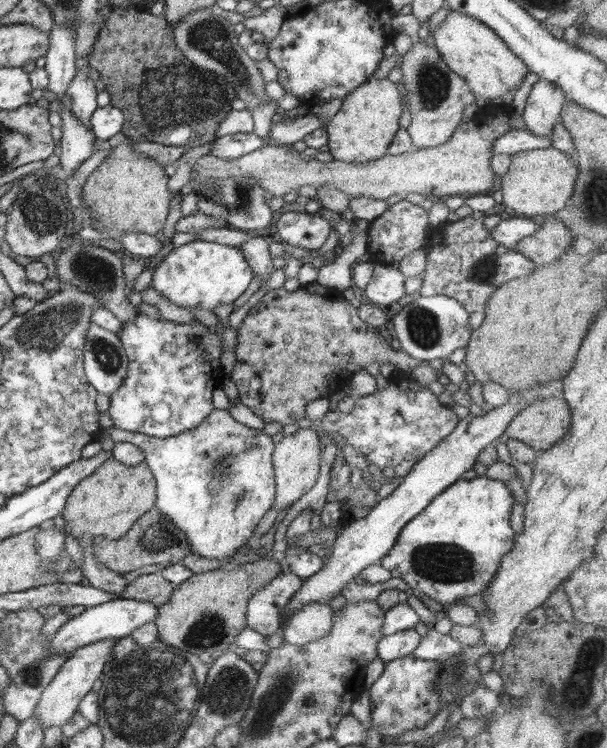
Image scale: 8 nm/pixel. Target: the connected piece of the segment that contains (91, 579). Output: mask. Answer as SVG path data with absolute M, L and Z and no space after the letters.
M82 536L76 540L78 540L80 546L83 547L81 571L85 576L85 583L112 593L121 593L124 591L128 586L128 581L124 576L99 564L96 556L93 555L93 537Z

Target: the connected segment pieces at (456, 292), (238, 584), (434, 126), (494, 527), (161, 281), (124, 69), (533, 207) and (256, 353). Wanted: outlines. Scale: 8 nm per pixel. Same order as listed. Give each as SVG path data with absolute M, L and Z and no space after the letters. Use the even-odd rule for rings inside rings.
M473 211L470 215L456 222L446 222L437 225L431 232L428 243L426 269L423 272L423 283L418 295L448 296L460 302L468 311L470 328L475 329L482 324L486 314L486 303L495 292L495 288L504 283L537 269L536 264L520 252L496 254L500 246L492 236L491 230L484 226L484 213ZM466 282L476 286L490 286L490 290L466 290Z
M261 558L247 564L223 567L201 574L193 574L188 580L179 584L168 603L158 607L156 612L156 627L158 627L158 640L181 651L192 653L204 663L211 665L226 651L230 644L234 644L236 636L247 628L246 609L248 601L256 591L260 591L270 580L282 573L280 562L274 558Z
M414 38L414 45L400 58L398 67L402 73L403 83L400 85L406 94L406 101L408 101L408 108L412 121L407 127L412 143L414 144L414 150L420 150L422 148L434 148L444 144L456 130L456 127L460 124L460 120L464 118L464 110L470 106L470 104L476 103L476 95L468 87L466 80L457 76L449 66L440 57L437 49L434 46L430 46L426 41L419 38Z
M486 475L456 480L455 484L436 496L419 516L404 526L392 551L384 556L380 565L390 571L393 577L402 578L416 593L424 593L442 605L464 596L481 594L488 583L492 583L501 560L512 549L516 535L509 523L514 502L513 493L504 481L492 480Z
M204 240L191 241L168 250L156 261L151 286L182 308L201 308L214 312L220 304L234 303L254 278L244 253L238 247Z
M134 4L130 8L111 9L87 60L90 68L100 73L100 82L110 95L111 105L124 113L121 132L134 141L154 142L186 150L209 144L216 140L218 124L232 110L232 102L239 98L232 84L215 73L197 68L181 54L164 15L153 16L150 11L139 12Z
M556 148L516 154L511 159L510 168L502 175L499 204L512 208L516 216L532 218L538 214L555 214L566 206L574 194L578 175L577 162Z
M317 281L301 286L301 288L298 288L293 292L289 291L287 286L278 288L278 290L270 290L269 293L262 296L262 299L258 304L254 304L254 306L250 308L242 324L240 324L240 328L237 330L236 349L234 350L234 354L236 355L236 364L229 375L231 376L231 380L234 381L237 386L239 401L248 406L256 416L258 415L266 423L281 422L284 425L305 423L306 405L311 400L316 400L316 398L322 397L329 398L334 393L343 390L344 386L349 383L350 379L352 379L352 376L356 372L360 372L362 368L364 369L365 366L368 366L372 362L377 361L380 365L386 362L392 362L392 364L396 366L396 369L402 369L404 372L408 372L420 363L420 360L416 360L402 349L394 350L394 348L390 346L389 338L385 334L384 330L376 330L374 327L370 328L370 326L360 318L357 308L352 306L348 300L345 300L342 292L320 285Z

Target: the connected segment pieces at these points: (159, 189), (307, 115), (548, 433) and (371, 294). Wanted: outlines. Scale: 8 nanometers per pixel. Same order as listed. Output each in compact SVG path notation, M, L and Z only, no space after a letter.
M123 142L108 149L107 158L86 179L82 195L92 213L92 228L103 235L103 242L118 247L120 233L145 232L161 235L173 194L168 189L166 169L146 154L135 152L131 142Z
M306 111L294 121L273 124L270 127L269 142L271 146L276 147L293 146L296 142L303 140L306 134L325 127L326 124L328 124L328 120L320 120L314 114Z
M548 397L528 404L506 427L508 438L520 440L534 450L548 450L566 435L572 410L563 398Z
M374 262L374 272L364 296L374 305L398 307L398 301L406 295L404 282L404 275L398 266Z

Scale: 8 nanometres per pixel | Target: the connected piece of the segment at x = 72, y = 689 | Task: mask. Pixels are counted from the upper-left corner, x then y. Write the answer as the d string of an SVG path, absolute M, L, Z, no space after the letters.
M107 639L92 642L92 645L73 650L63 666L60 667L60 672L56 673L50 684L42 691L40 701L38 701L36 710L31 717L40 720L42 724L46 724L46 728L50 728L50 726L61 727L63 724L66 724L76 714L80 701L91 691L94 681L100 678L101 672L105 670L106 664L113 656L114 643L118 643L118 640Z

